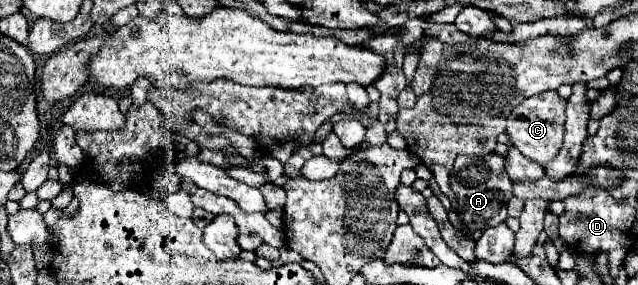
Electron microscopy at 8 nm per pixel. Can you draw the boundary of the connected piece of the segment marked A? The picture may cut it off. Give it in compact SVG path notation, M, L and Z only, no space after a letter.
M486 154L486 156L460 156L454 162L454 170L450 172L450 184L452 190L458 196L458 202L452 204L452 216L450 222L456 224L456 230L460 230L466 238L476 240L488 226L496 226L504 222L506 218L506 204L512 198L512 182L504 174L504 156L500 154Z

